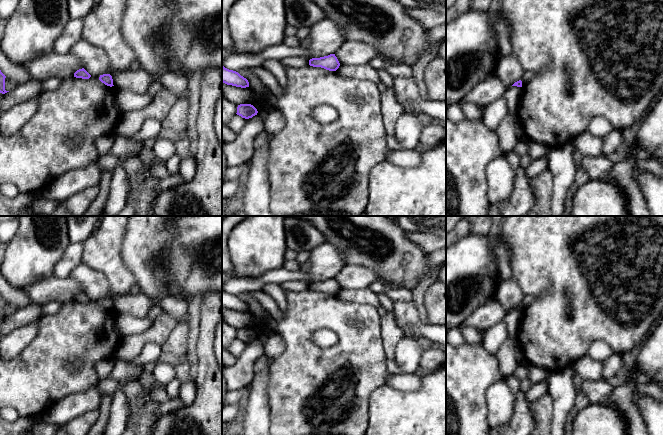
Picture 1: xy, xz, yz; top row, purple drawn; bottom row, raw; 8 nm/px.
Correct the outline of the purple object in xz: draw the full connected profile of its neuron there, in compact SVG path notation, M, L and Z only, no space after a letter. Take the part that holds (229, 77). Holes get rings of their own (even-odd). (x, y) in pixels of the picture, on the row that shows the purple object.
M222 66L222 82L241 88L249 87L249 82L246 78L241 76L238 72L229 70L224 66Z

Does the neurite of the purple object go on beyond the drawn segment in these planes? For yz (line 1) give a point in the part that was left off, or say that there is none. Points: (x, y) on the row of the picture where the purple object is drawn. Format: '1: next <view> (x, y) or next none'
1: next none

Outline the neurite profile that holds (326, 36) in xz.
M325 18L310 27L310 45L306 49L310 59L334 54L346 41L341 26Z

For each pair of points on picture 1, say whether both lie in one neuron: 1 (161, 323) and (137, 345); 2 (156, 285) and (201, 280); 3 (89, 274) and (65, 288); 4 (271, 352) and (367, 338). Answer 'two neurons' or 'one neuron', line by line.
1: one neuron
2: two neurons
3: two neurons
4: two neurons

